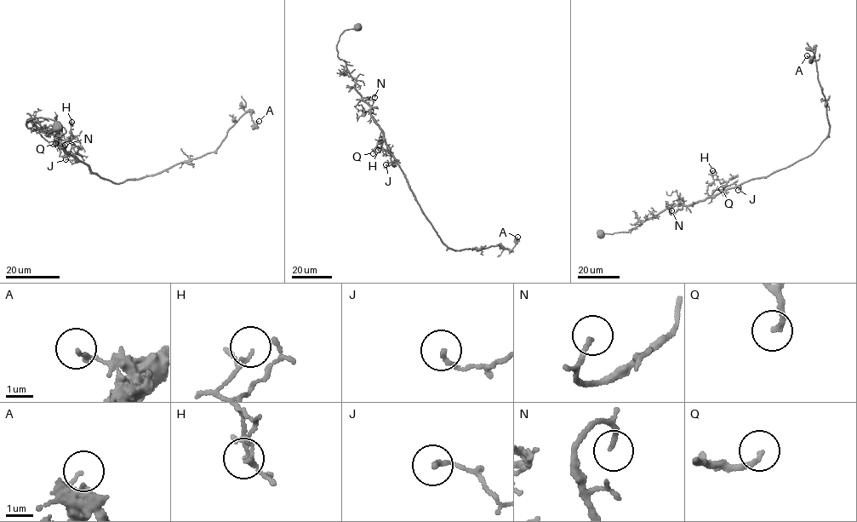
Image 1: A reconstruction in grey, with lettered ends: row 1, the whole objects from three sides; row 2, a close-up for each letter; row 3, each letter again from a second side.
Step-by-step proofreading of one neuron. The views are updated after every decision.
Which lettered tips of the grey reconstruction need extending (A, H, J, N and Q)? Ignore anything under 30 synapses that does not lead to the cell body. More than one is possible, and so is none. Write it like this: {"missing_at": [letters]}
{"missing_at": []}

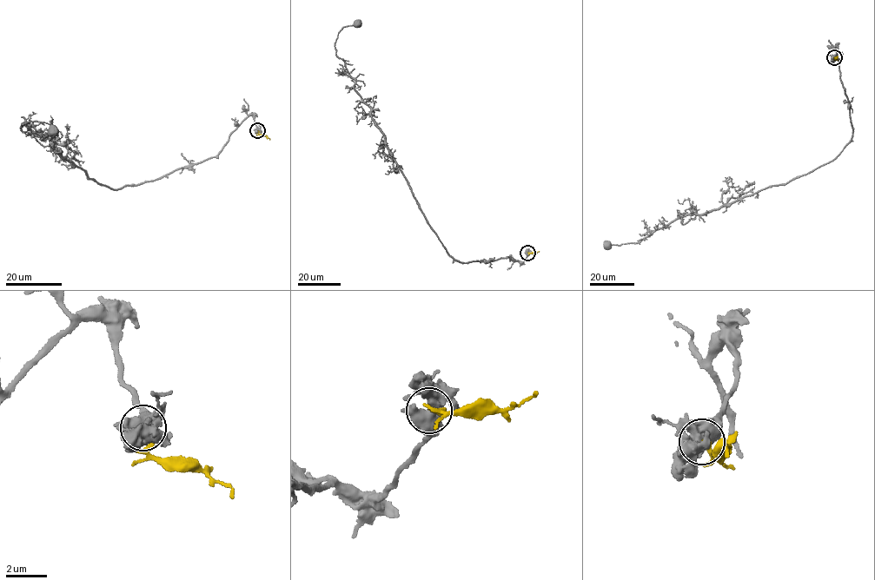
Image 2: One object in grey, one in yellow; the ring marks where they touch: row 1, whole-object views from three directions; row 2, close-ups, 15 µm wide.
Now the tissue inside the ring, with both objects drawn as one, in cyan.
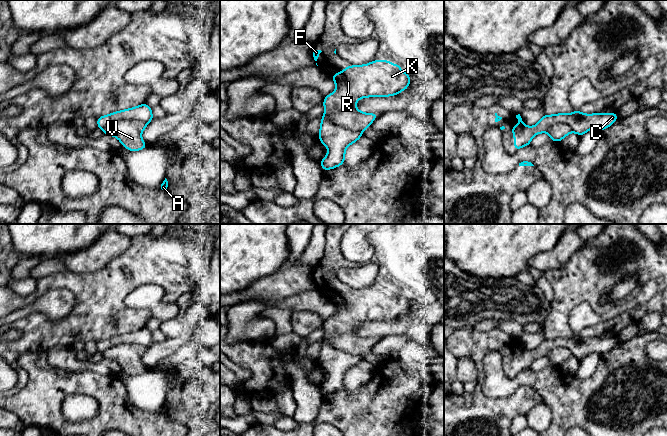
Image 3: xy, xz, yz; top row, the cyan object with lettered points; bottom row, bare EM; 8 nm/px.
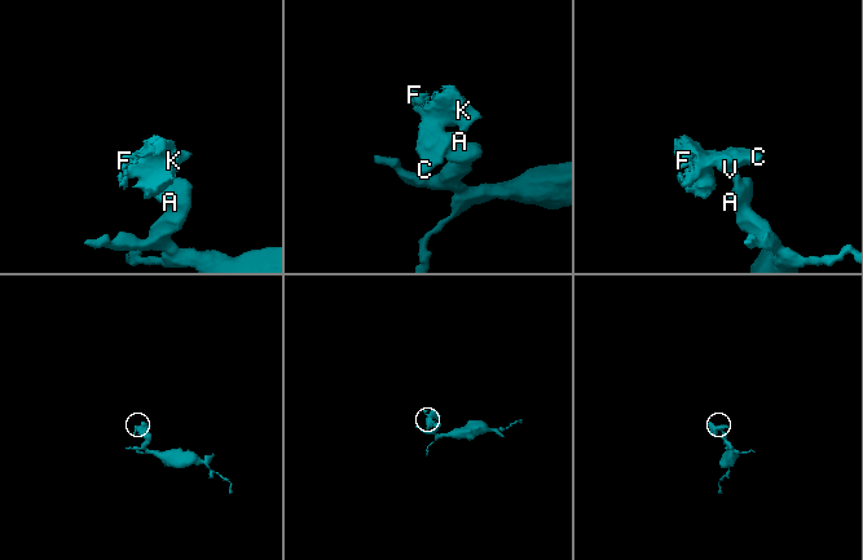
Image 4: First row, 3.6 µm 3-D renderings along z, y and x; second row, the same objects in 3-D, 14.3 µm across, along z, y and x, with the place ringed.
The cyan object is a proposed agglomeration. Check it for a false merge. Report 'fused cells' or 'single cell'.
fused cells

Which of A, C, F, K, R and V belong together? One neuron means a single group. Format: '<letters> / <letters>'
A V / C F K R

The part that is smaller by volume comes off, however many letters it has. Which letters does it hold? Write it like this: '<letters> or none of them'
C, F, K, R

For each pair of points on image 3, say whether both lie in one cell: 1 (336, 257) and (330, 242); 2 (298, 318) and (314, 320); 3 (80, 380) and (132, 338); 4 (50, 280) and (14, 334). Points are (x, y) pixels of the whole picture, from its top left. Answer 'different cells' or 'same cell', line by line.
1: same cell
2: same cell
3: different cells
4: different cells

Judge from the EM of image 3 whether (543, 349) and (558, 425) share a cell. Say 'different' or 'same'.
different

